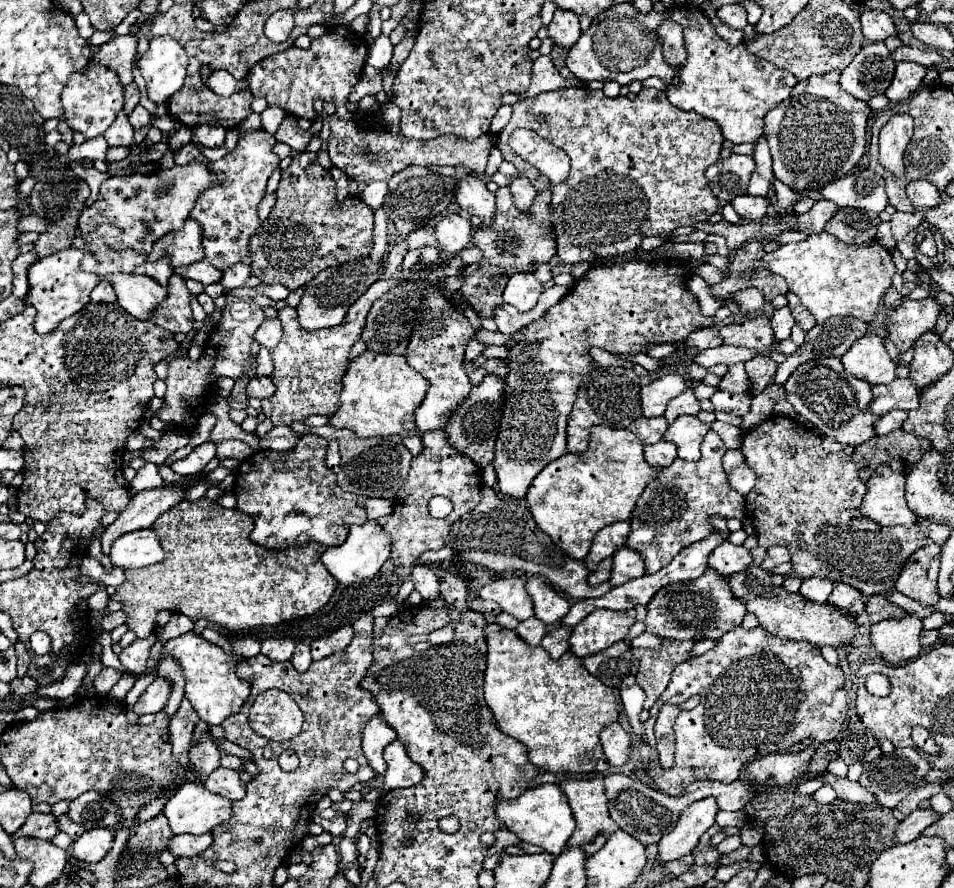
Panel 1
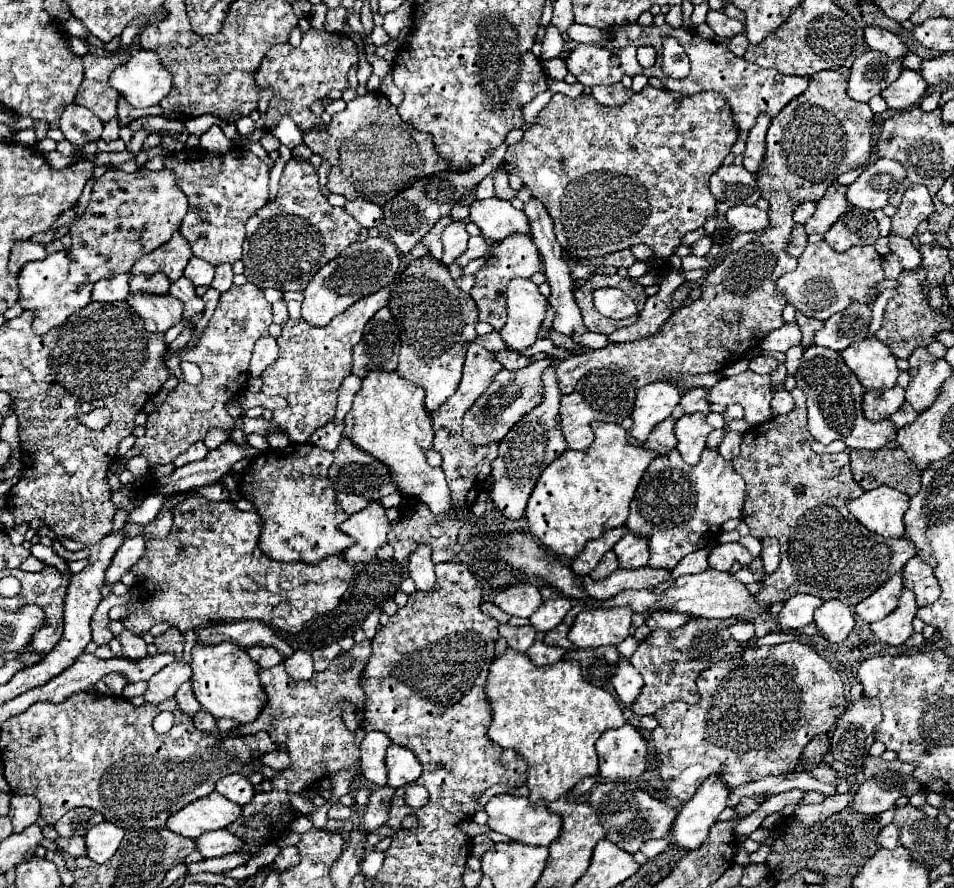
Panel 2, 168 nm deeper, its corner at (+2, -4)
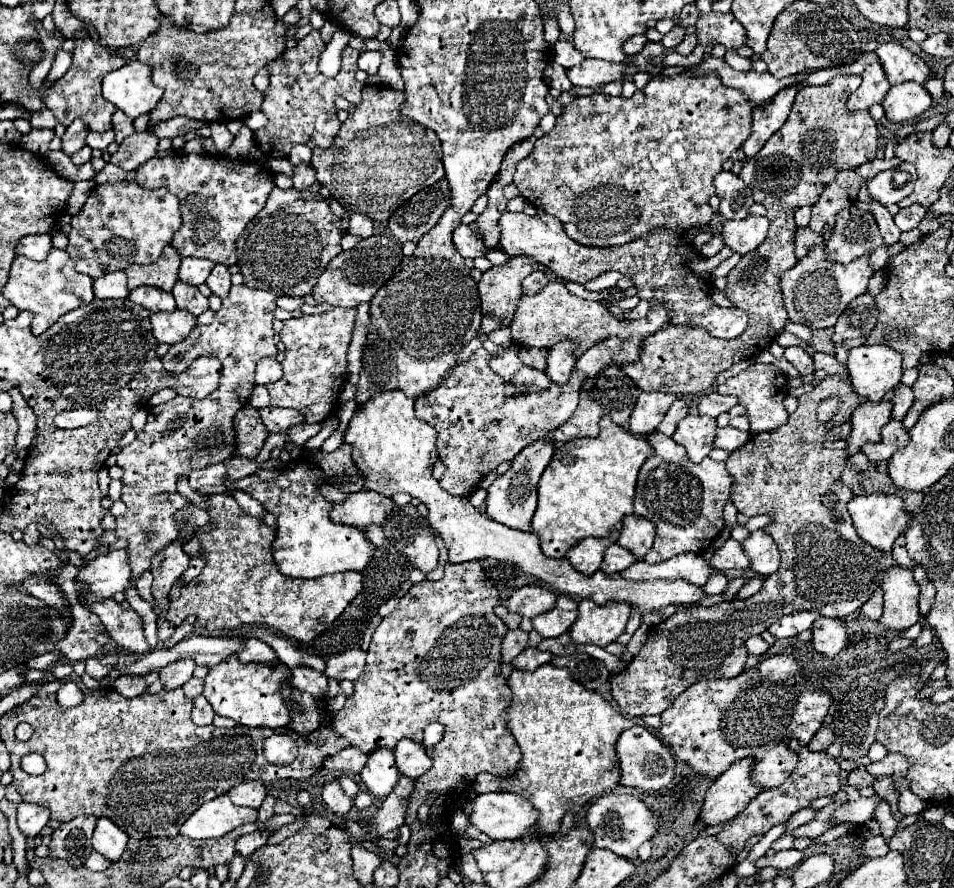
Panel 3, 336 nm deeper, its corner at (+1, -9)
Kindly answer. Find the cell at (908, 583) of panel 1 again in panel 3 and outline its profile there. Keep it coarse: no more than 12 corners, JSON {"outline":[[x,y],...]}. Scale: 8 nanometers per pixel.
{"outline":[[915,567],[915,581],[919,593],[921,615],[927,615],[933,599],[935,585],[927,579],[925,571]]}

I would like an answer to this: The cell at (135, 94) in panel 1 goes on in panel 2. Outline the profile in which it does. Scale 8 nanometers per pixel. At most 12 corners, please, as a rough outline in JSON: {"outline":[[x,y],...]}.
{"outline":[[124,98],[118,100],[118,124],[128,126],[130,120],[160,116],[162,108],[132,108]]}

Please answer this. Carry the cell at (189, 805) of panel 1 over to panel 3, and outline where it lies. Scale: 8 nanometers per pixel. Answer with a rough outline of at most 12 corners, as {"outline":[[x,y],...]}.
{"outline":[[227,795],[203,803],[183,825],[189,839],[223,837],[257,821]]}

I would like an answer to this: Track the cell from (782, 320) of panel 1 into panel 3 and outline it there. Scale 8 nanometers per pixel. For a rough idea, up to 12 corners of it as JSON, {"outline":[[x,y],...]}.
{"outline":[[787,347],[787,359],[801,375],[813,373],[813,359],[801,347]]}

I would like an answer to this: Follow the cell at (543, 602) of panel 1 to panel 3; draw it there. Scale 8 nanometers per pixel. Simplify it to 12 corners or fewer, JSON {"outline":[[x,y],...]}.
{"outline":[[559,595],[533,619],[541,637],[559,637],[577,619],[577,603]]}

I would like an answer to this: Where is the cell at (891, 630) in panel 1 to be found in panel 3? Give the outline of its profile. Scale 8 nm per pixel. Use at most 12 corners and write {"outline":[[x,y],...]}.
{"outline":[[913,569],[883,577],[879,625],[897,633],[915,625],[919,589]]}

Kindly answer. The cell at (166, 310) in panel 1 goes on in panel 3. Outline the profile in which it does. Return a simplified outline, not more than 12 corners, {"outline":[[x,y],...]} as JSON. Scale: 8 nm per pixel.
{"outline":[[177,281],[173,297],[179,309],[199,317],[209,309],[207,297],[189,283]]}

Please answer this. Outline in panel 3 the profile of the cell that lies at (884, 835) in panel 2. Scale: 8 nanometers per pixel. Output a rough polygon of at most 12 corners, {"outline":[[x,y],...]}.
{"outline":[[869,837],[861,851],[865,857],[889,853],[885,837]]}

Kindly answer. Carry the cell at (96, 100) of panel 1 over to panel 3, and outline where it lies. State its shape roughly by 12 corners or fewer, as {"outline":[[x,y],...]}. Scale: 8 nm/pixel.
{"outline":[[75,121],[61,137],[63,153],[73,155],[85,147],[89,127]]}

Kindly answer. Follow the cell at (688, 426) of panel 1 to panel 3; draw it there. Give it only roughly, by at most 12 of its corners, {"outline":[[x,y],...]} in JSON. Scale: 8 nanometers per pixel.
{"outline":[[685,417],[673,439],[699,463],[715,441],[715,419]]}

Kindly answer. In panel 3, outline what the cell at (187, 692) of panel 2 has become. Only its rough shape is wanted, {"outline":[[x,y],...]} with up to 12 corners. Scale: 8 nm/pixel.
{"outline":[[191,677],[183,693],[187,699],[197,699],[203,691],[203,679]]}

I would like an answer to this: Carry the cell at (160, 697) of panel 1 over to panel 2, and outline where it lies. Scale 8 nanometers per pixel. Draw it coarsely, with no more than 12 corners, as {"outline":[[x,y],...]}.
{"outline":[[184,660],[168,664],[148,680],[144,700],[172,698],[192,676]]}

